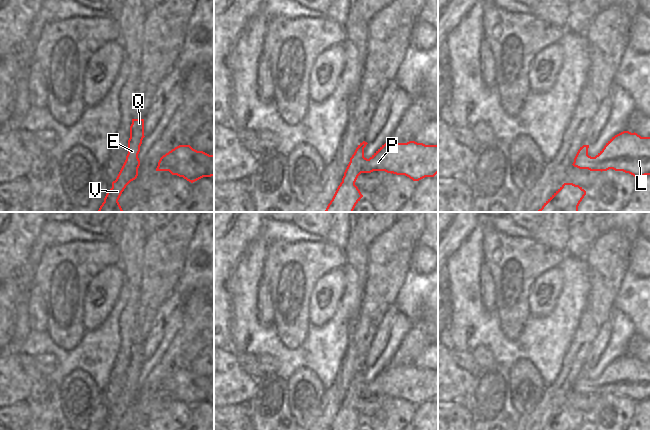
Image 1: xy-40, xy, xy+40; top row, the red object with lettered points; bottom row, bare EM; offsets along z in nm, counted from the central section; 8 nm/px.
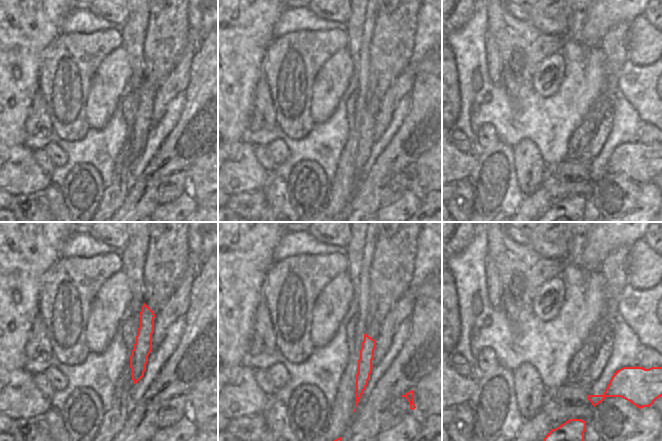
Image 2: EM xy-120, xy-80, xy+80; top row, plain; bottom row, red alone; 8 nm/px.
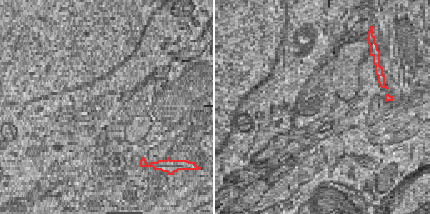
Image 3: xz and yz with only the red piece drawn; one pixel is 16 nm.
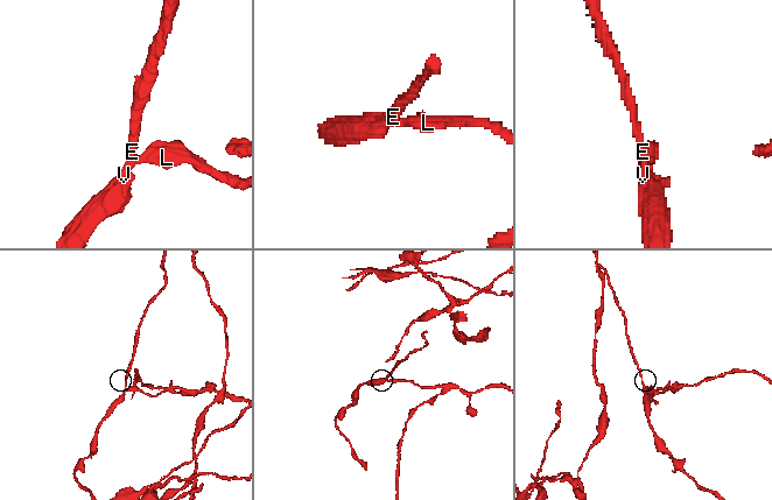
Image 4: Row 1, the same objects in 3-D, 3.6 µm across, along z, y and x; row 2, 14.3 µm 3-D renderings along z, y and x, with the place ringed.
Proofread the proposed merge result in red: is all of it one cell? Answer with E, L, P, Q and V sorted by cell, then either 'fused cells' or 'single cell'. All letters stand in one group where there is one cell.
E Q V / L P | fused cells

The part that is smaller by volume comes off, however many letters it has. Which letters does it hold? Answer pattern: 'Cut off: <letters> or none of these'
Cut off: L, P

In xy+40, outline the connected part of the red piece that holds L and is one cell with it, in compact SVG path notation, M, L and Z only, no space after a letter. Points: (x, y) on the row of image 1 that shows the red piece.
M623 131L612 137L595 156L588 156L594 162L590 171L623 171L636 179L650 175L650 137Z

